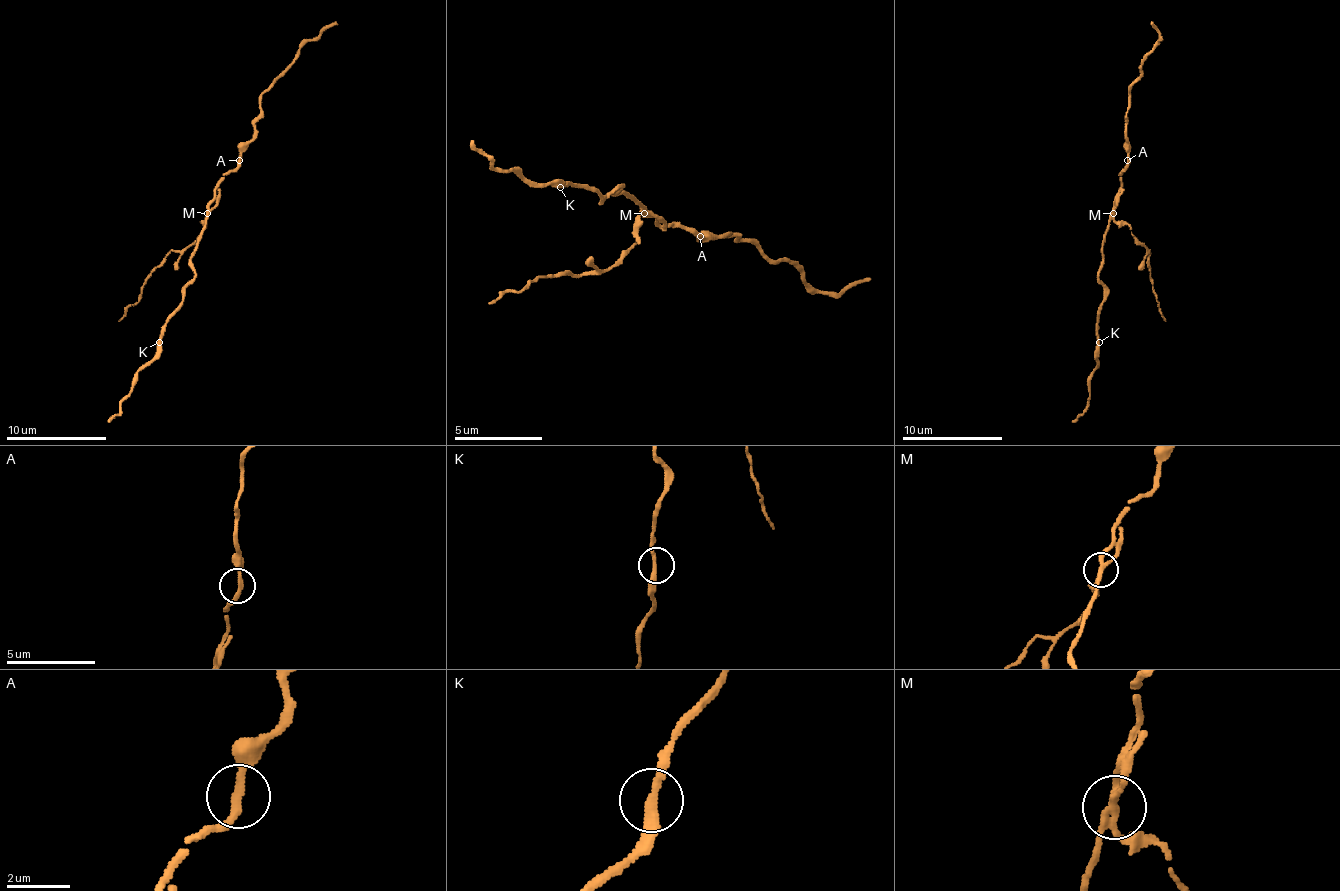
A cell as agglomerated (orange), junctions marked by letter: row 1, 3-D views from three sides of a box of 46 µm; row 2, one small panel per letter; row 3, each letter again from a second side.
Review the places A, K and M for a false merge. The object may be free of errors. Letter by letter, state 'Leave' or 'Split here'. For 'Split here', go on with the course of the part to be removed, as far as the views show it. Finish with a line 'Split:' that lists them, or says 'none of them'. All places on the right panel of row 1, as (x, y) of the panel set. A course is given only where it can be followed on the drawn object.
A: Leave
K: Leave
M: Split here. Course of the part to remove: (1114, 213), (1117, 221), (1124, 221), (1149, 256), (1149, 279), (1164, 322)
Split: M

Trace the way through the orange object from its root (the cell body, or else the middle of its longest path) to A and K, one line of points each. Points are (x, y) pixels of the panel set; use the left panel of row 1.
A: (209, 213), (209, 203), (219, 193), (219, 181), (239, 160)
K: (209, 213), (192, 259), (194, 279), (184, 289), (184, 301), (169, 319), (159, 342)

